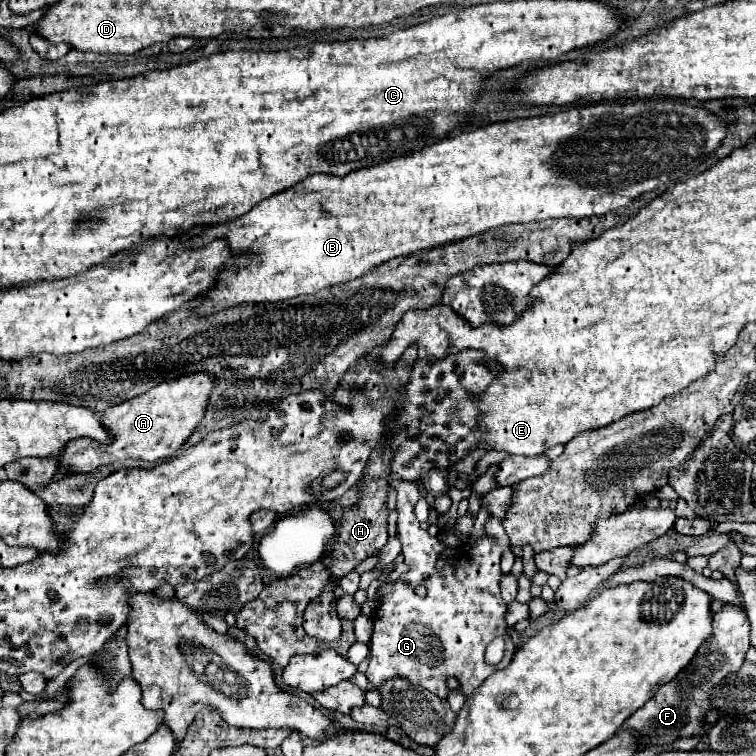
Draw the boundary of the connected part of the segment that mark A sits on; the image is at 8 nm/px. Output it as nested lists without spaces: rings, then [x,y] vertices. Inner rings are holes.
[[[202,372],[186,374],[182,378],[164,380],[146,394],[140,394],[132,400],[126,400],[114,408],[102,412],[102,426],[112,434],[110,444],[96,444],[92,440],[80,438],[68,442],[68,446],[56,456],[60,458],[60,470],[68,474],[88,474],[100,466],[112,462],[140,458],[144,462],[156,462],[160,458],[170,458],[174,452],[188,440],[198,422],[202,420],[204,410],[208,408],[208,396],[214,388],[214,378]]]

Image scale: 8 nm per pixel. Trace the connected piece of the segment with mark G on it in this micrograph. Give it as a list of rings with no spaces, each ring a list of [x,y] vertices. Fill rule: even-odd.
[[[394,478],[390,480],[390,486],[398,492],[398,536],[408,572],[404,572],[394,584],[384,584],[378,592],[382,606],[372,616],[374,634],[370,640],[372,654],[366,676],[374,686],[380,686],[388,678],[402,676],[440,698],[448,698],[450,688],[446,682],[448,678],[456,678],[460,682],[458,690],[464,696],[470,696],[472,690],[476,690],[492,672],[506,668],[516,650],[508,636],[504,620],[506,604],[500,596],[500,556],[510,548],[508,536],[502,522],[490,516],[484,538],[474,546],[464,546],[464,554],[458,554],[452,562],[436,568],[436,560],[446,546],[420,528],[414,516],[414,506],[420,500],[416,484]],[[418,586],[428,590],[424,598],[416,594]],[[498,636],[506,642],[506,654],[500,664],[488,666],[484,650]]]

